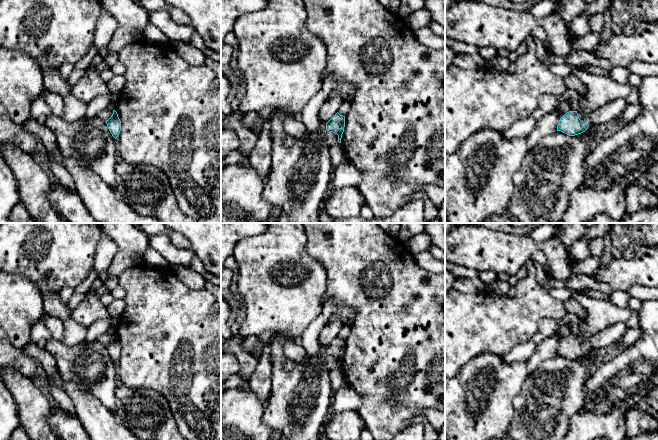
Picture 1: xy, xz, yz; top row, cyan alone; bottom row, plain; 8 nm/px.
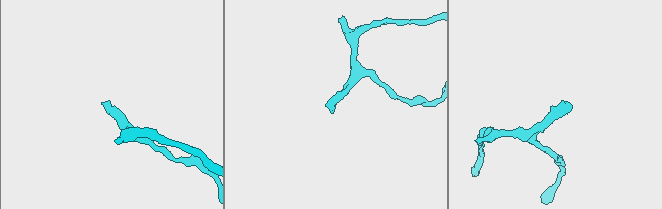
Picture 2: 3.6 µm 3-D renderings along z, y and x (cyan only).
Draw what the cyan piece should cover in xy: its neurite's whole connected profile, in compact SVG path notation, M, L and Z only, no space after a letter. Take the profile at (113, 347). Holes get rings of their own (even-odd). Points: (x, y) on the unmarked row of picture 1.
M103 334L99 340L106 346L110 357L116 363L121 355L121 345L117 336L115 334Z

